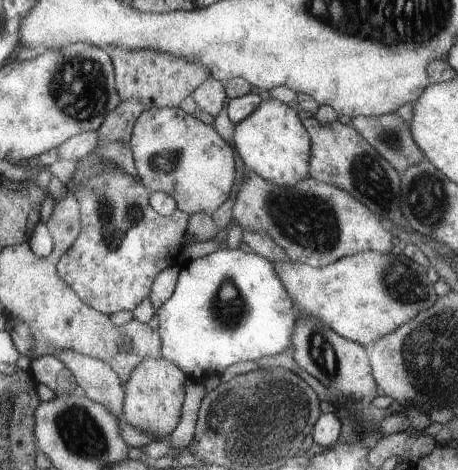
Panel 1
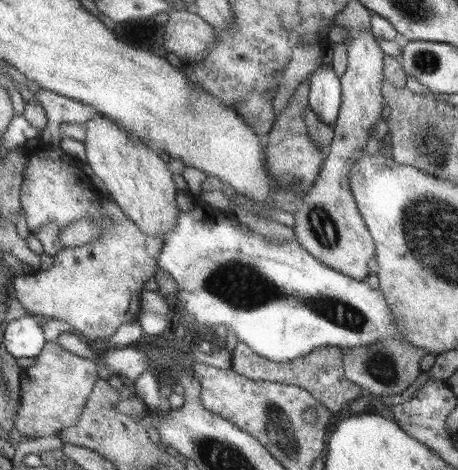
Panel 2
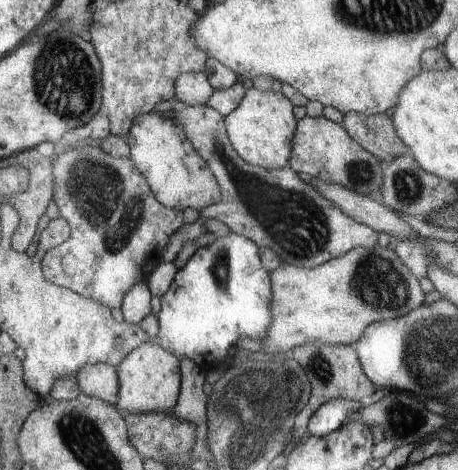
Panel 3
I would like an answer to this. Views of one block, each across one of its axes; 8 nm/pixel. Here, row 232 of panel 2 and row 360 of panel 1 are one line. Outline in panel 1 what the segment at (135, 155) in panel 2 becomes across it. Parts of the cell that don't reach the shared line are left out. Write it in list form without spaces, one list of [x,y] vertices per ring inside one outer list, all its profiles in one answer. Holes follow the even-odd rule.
[[[163,358],[143,360],[137,368],[133,368],[131,378],[123,384],[125,402],[121,422],[131,424],[133,428],[143,430],[145,434],[151,434],[157,442],[165,442],[171,436],[171,432],[175,432],[175,428],[179,426],[181,408],[185,400],[185,384],[187,376],[179,366]]]

